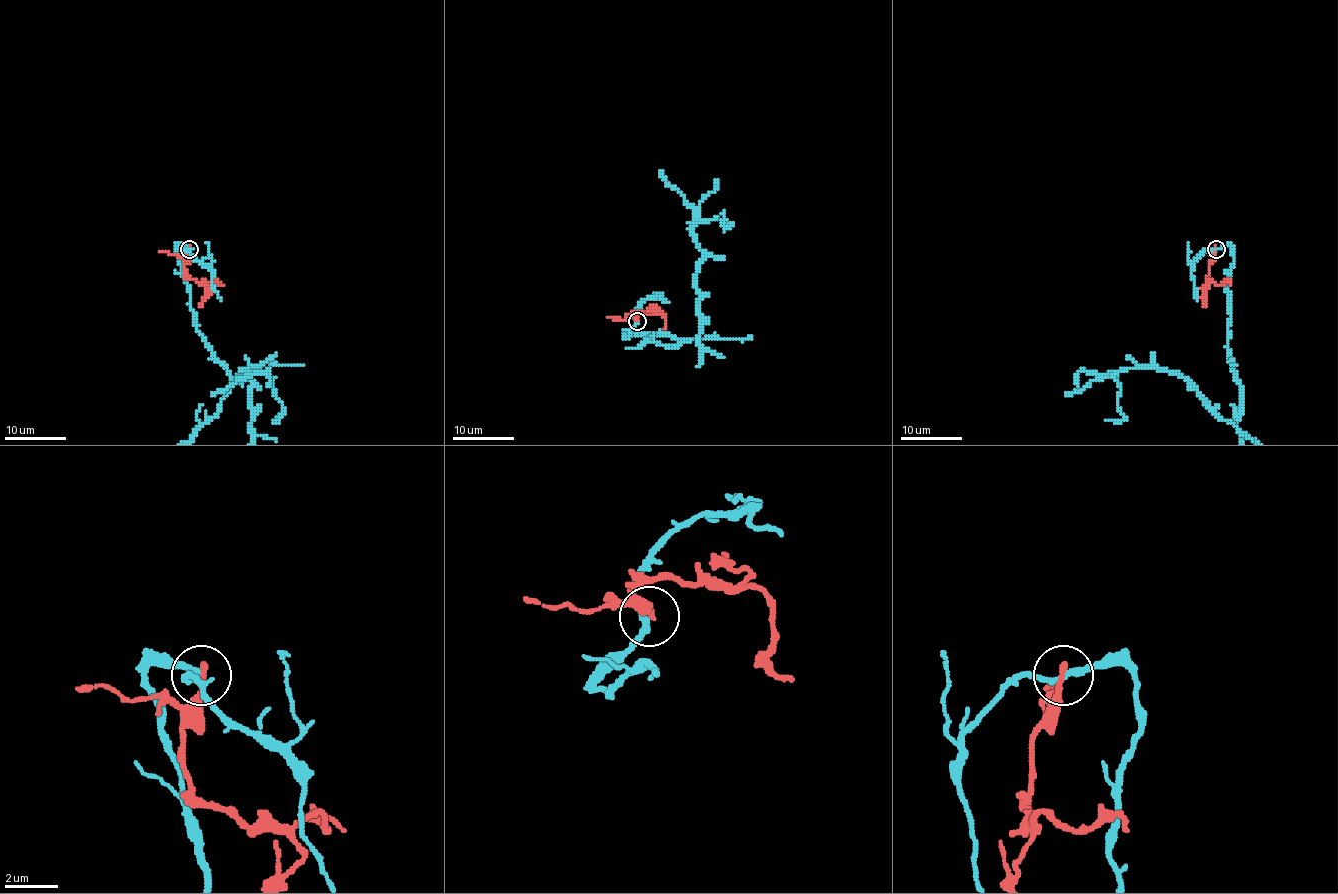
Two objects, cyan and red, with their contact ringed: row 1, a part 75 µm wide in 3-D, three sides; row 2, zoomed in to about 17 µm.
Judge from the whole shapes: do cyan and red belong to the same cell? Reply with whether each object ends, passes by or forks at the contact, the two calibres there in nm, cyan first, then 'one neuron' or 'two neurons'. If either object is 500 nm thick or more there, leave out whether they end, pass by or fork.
cyan passes by; red ends there; 220 nm thick on the cyan side, 260 nm on the other; two neurons

